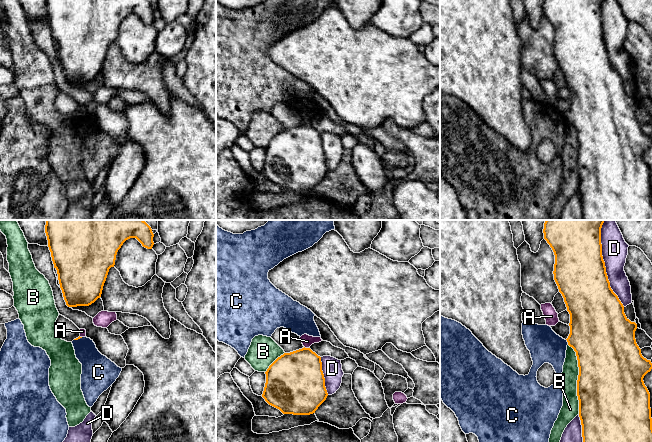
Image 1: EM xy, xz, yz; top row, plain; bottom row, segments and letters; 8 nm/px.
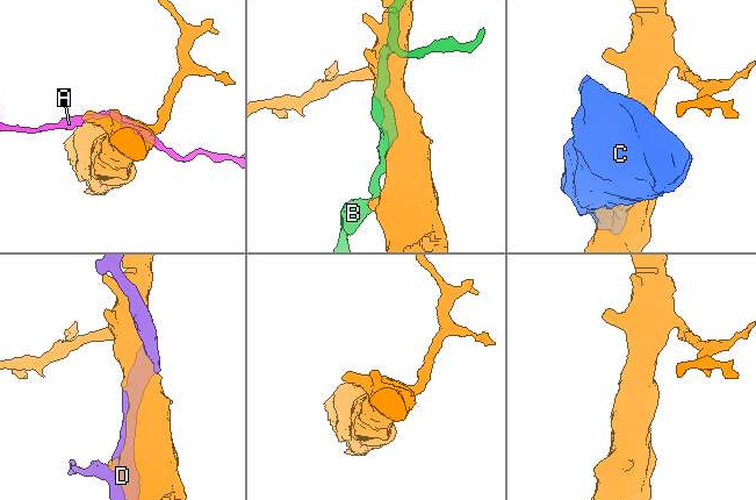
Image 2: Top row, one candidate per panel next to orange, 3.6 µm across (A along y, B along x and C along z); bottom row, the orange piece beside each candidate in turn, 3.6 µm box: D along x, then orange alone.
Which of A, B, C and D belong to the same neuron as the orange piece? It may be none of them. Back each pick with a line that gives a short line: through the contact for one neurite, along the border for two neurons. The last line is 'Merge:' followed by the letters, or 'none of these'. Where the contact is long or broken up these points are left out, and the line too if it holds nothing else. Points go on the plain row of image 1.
Merge: none of these

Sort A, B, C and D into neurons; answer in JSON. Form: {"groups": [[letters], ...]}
{"groups": [["A"], ["B"], ["C"], ["D"]]}

